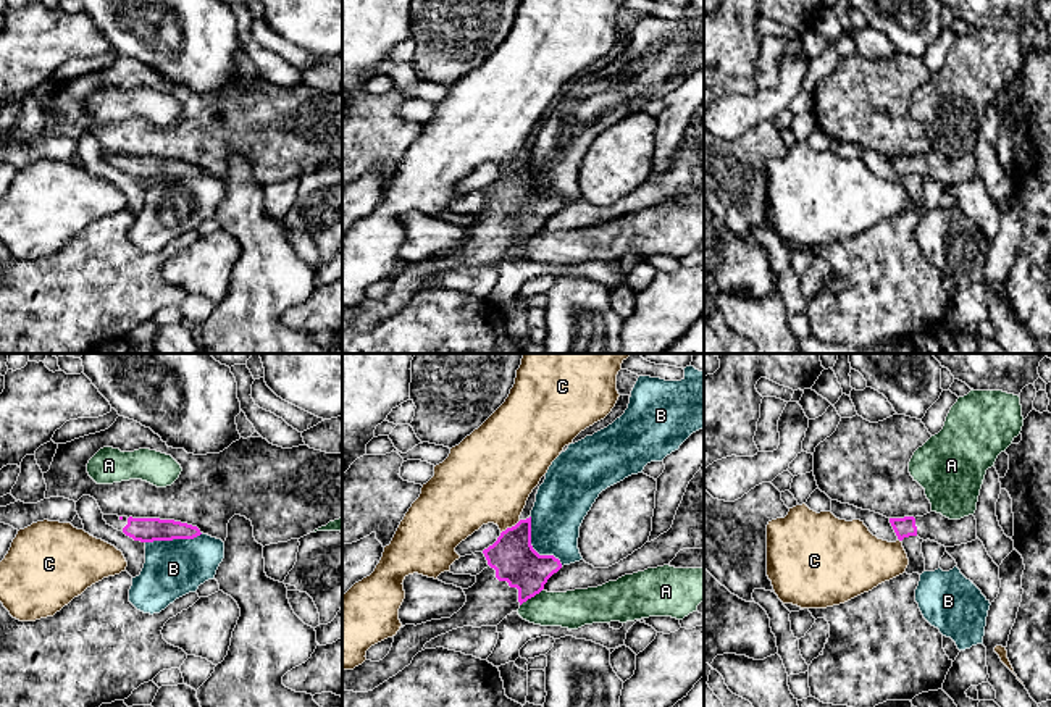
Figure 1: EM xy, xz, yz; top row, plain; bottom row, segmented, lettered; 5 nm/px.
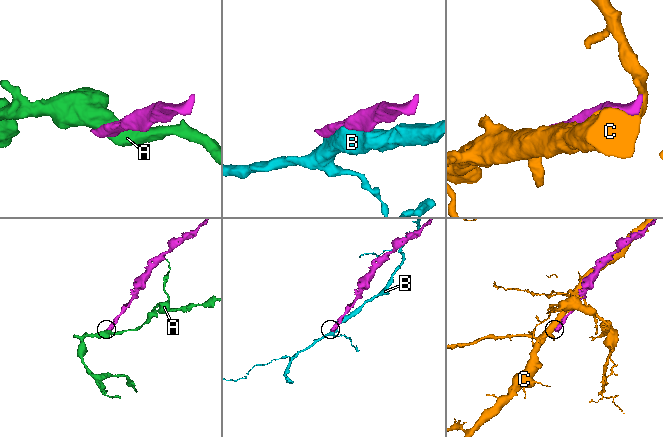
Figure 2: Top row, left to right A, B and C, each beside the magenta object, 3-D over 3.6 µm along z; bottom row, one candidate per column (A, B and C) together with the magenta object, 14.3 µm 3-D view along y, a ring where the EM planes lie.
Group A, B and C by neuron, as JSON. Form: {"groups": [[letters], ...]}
{"groups": [["A"], ["B"], ["C"]]}

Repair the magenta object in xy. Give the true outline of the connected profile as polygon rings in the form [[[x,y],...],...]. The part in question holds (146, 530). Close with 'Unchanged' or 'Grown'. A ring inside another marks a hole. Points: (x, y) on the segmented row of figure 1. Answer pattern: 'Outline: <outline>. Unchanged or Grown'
Outline: [[[103,515],[103,520],[107,525],[140,542],[194,539],[202,534],[197,526],[174,520],[128,518],[118,515]]]. Grown

